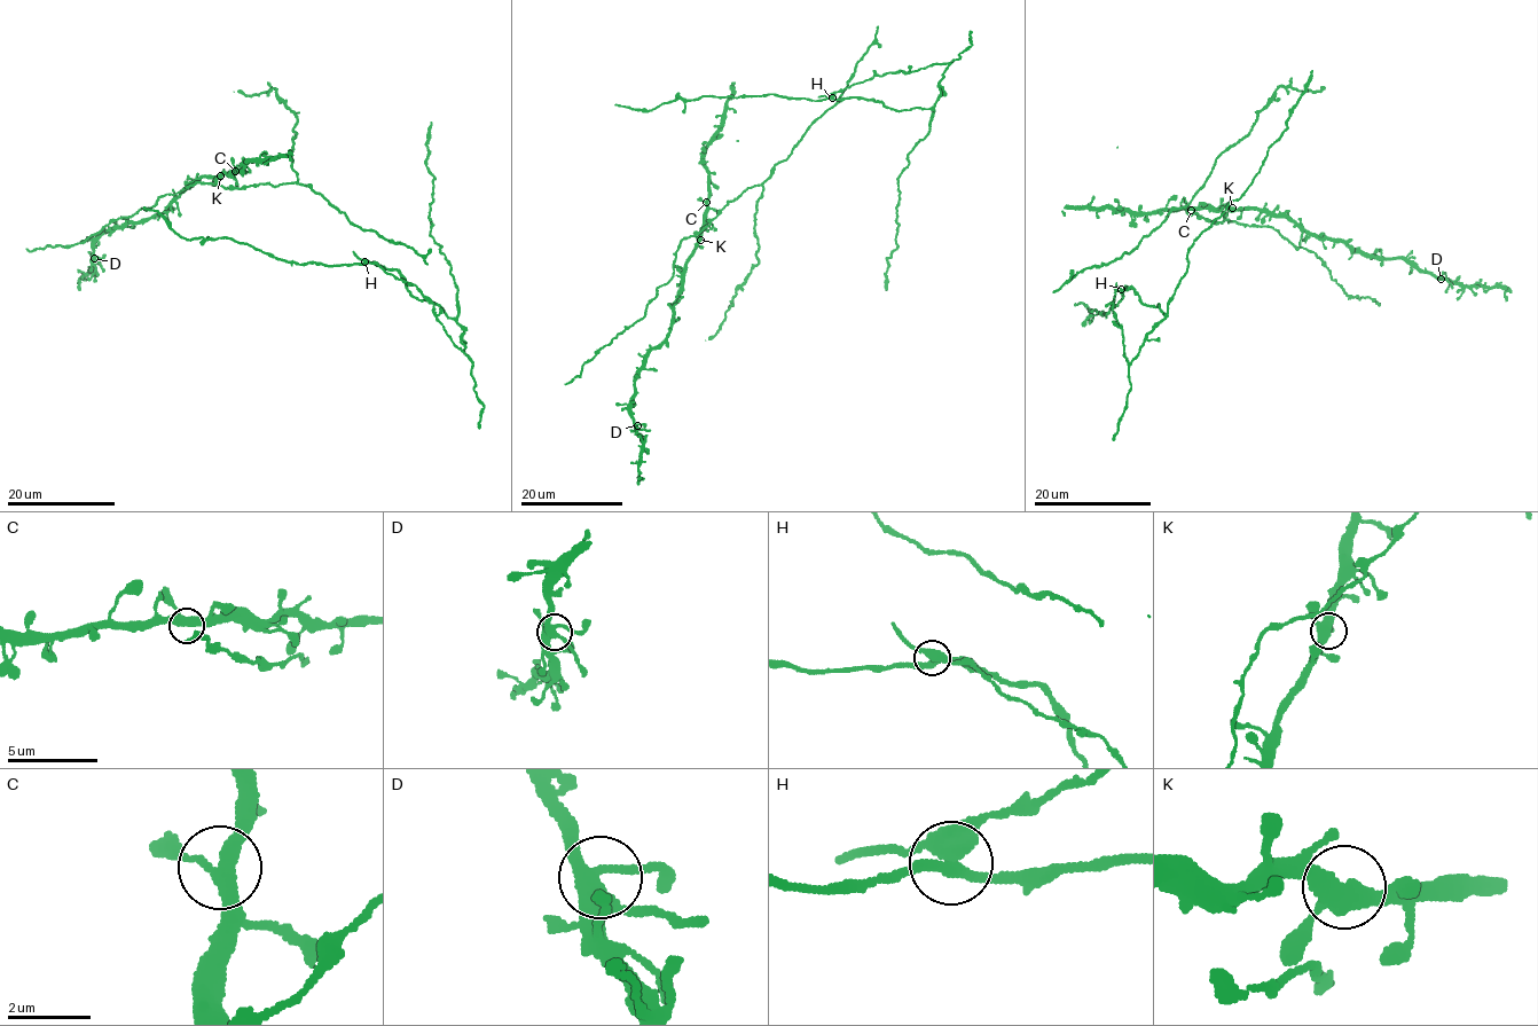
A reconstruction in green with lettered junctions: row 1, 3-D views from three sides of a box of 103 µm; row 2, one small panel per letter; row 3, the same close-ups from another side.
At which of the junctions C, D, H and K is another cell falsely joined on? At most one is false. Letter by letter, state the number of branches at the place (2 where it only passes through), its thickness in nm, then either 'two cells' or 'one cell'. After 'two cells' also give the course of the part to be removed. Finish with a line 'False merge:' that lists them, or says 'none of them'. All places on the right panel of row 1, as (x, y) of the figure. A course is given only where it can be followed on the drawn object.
C: 3 | 360 nm | one cell
D: 4 | 360 nm | one cell
H: 4 | 400 nm | one cell
K: 3 | 440 nm | one cell
False merge: none of them

